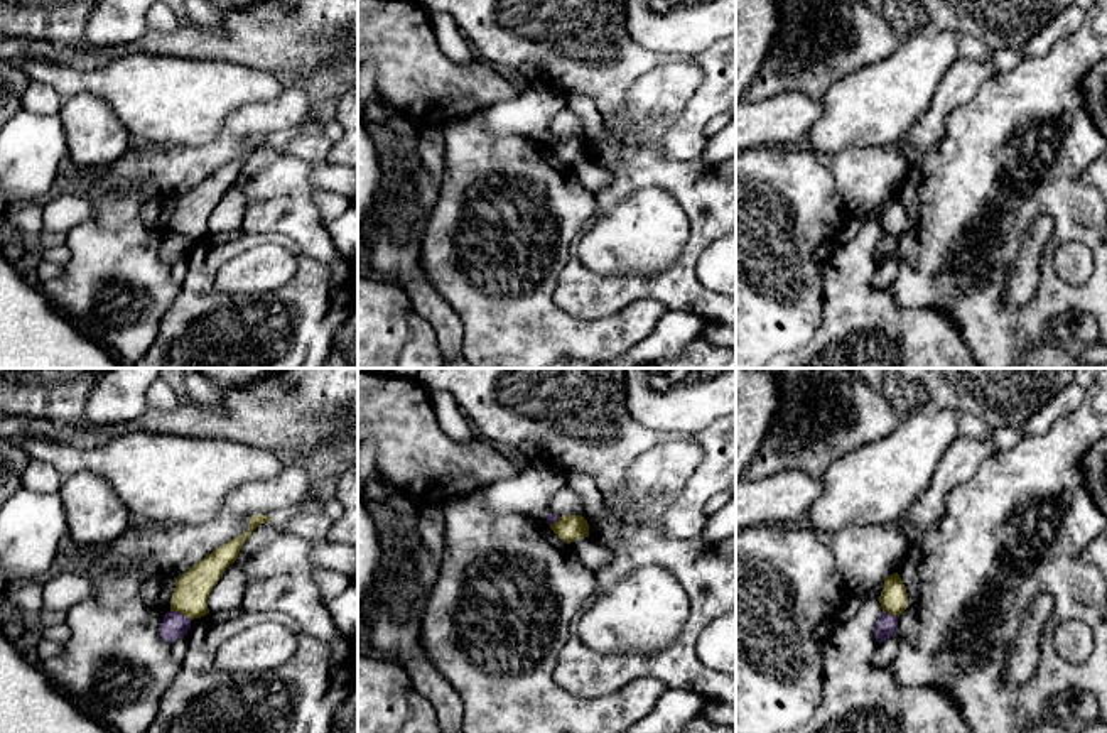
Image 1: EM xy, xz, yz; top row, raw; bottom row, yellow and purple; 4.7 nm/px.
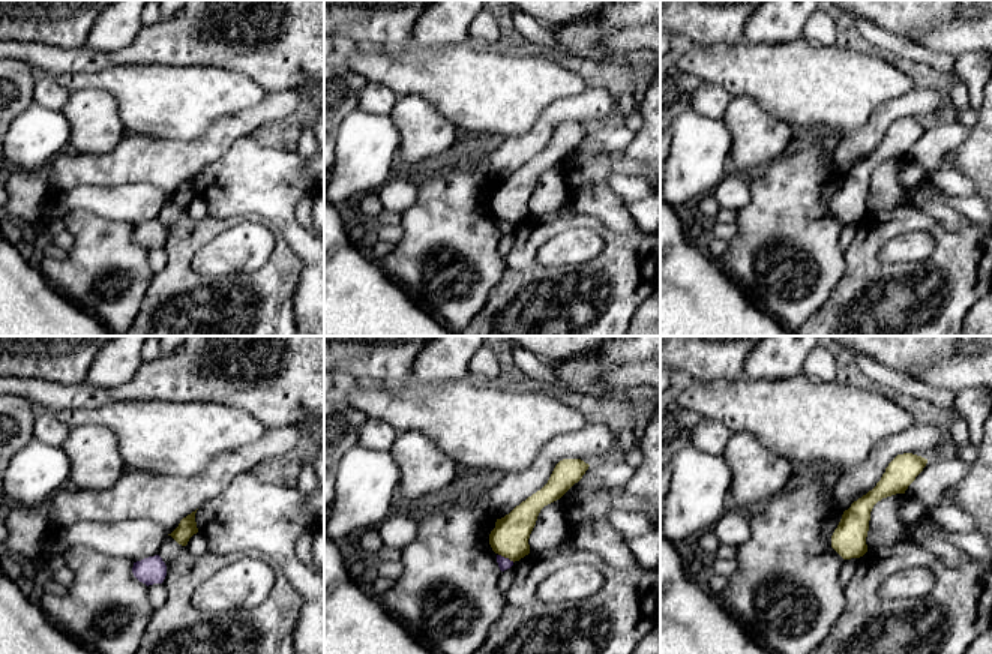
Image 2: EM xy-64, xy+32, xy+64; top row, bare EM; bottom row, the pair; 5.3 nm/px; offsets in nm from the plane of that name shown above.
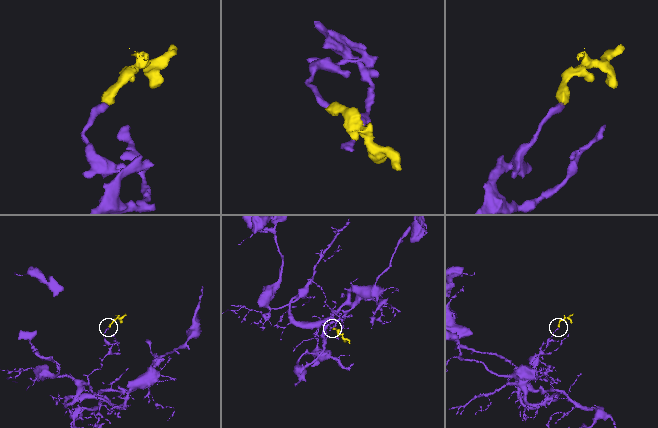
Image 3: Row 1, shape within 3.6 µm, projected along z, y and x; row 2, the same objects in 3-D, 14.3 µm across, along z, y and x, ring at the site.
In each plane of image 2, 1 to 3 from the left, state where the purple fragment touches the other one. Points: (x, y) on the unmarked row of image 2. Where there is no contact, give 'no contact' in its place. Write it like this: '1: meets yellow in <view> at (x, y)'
1: no contact
2: meets yellow in xy+32 at (506, 221)
3: no contact

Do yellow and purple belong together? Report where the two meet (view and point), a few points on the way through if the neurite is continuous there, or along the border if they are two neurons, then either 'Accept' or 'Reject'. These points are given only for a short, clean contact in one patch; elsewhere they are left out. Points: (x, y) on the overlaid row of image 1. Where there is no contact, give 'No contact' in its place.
Touches yellow at xy (181, 612). Boundary: xy (171, 610), (181, 612), (189, 620). Reject

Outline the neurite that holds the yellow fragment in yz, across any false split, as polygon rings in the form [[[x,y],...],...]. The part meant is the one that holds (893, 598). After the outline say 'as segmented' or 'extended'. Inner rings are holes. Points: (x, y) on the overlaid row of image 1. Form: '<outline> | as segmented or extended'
[[[898,573],[884,579],[879,596],[883,611],[899,616],[908,608],[908,595]]] | as segmented

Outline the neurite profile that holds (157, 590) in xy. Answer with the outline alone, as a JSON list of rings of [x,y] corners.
[[[152,574],[142,583],[140,598],[143,603],[167,613],[170,611],[170,598],[174,588],[176,588],[176,578]]]

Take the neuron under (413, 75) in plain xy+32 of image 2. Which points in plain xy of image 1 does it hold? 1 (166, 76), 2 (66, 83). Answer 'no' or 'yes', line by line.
1: yes
2: yes

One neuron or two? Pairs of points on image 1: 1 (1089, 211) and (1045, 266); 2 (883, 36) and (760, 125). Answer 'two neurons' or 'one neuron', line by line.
1: one neuron
2: two neurons

